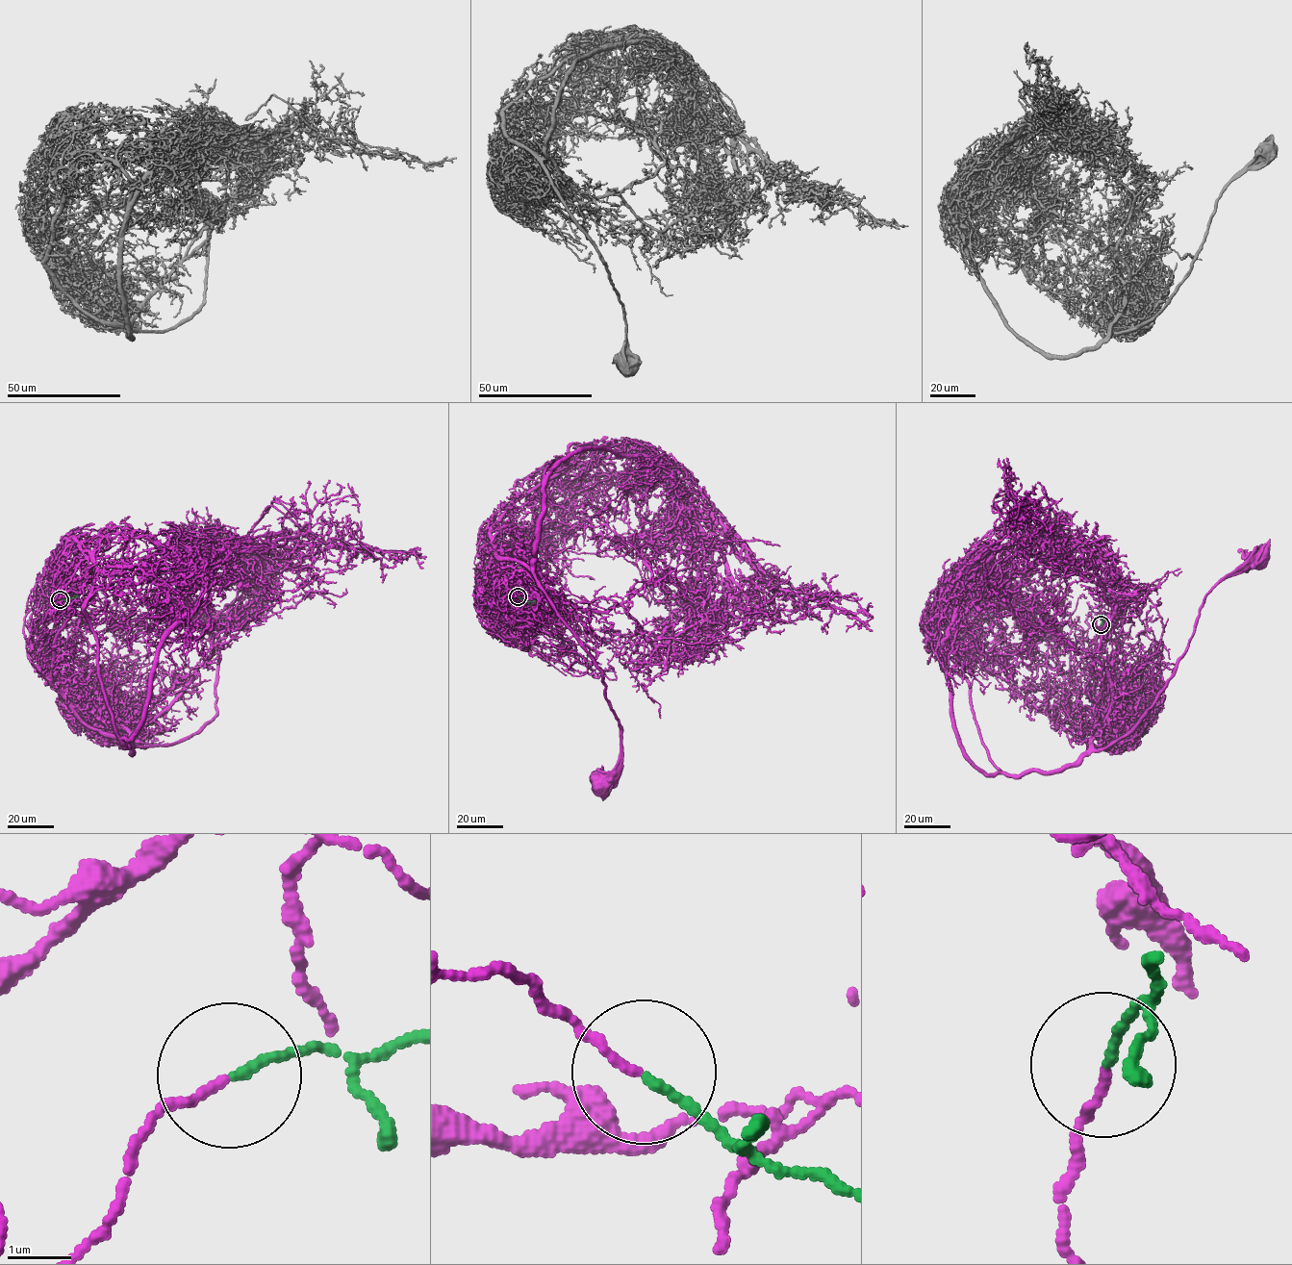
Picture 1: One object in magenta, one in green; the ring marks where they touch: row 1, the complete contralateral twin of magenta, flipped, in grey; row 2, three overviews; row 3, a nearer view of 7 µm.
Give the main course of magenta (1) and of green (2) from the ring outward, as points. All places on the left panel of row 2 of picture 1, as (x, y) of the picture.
1: (60, 600), (35, 624), (36, 649), (60, 686), (140, 746), (179, 742), (216, 713), (219, 633), (201, 614)
2: (60, 599), (79, 595)

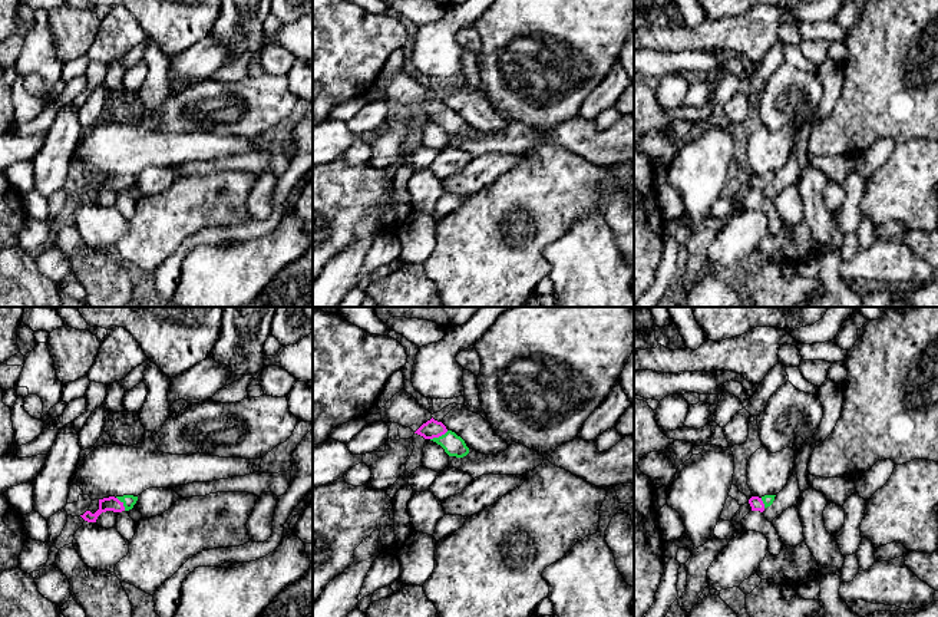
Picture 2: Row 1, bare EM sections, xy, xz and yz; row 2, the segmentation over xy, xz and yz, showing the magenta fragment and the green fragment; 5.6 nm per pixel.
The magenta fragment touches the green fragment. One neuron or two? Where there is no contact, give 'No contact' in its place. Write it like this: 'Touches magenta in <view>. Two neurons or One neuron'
Touches magenta in xz. One neuron

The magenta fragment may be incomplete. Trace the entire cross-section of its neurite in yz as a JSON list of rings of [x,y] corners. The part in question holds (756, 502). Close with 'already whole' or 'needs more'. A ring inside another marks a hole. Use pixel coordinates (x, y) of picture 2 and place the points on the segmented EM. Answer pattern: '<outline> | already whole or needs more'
[[[764,495],[764,496],[762,496],[762,498],[759,498],[759,496],[752,496],[752,498],[749,499],[749,504],[750,504],[750,507],[752,507],[752,511],[760,511],[760,512],[763,512],[767,507],[770,507],[770,505],[773,504],[774,496],[776,496],[776,495]]] | needs more

